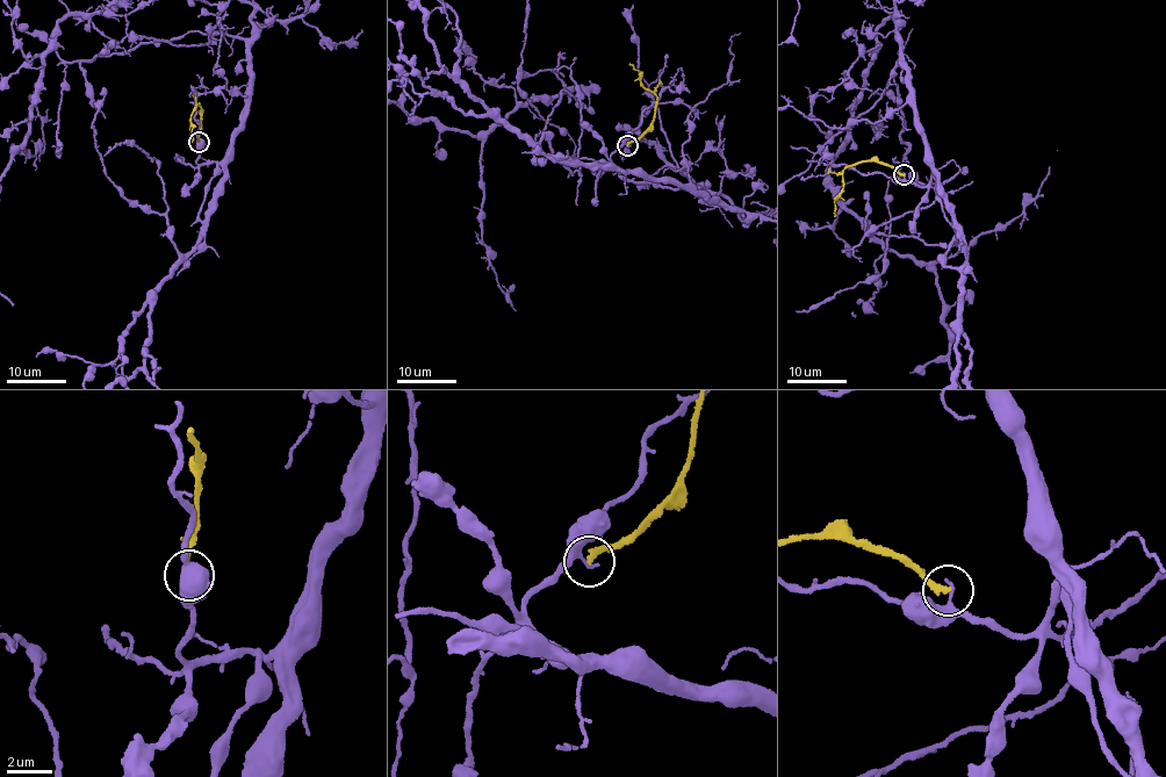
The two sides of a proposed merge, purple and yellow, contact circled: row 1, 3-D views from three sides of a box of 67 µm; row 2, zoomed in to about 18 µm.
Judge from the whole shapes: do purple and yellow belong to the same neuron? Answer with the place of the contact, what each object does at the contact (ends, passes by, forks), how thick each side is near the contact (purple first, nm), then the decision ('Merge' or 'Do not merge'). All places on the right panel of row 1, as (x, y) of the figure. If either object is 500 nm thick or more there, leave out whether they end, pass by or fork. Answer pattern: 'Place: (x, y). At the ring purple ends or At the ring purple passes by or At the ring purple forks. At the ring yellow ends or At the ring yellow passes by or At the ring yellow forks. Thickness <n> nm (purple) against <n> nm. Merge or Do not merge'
Place: (904, 174). At the ring purple ends. At the ring yellow ends. Thickness 190 nm (purple) against 200 nm. Do not merge

